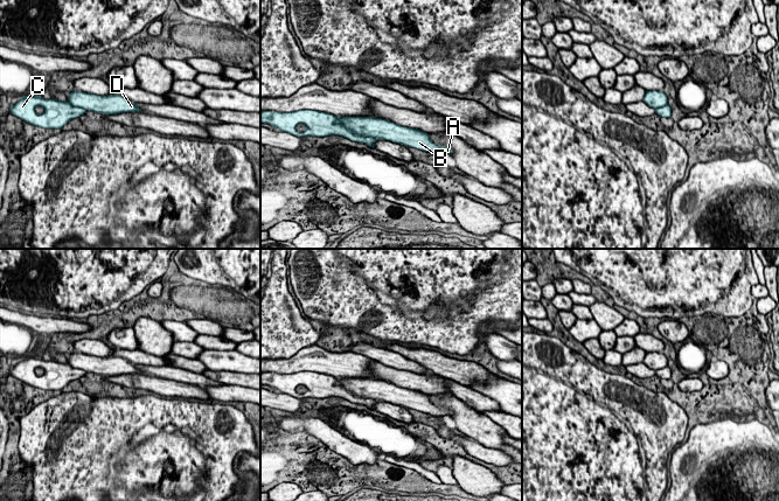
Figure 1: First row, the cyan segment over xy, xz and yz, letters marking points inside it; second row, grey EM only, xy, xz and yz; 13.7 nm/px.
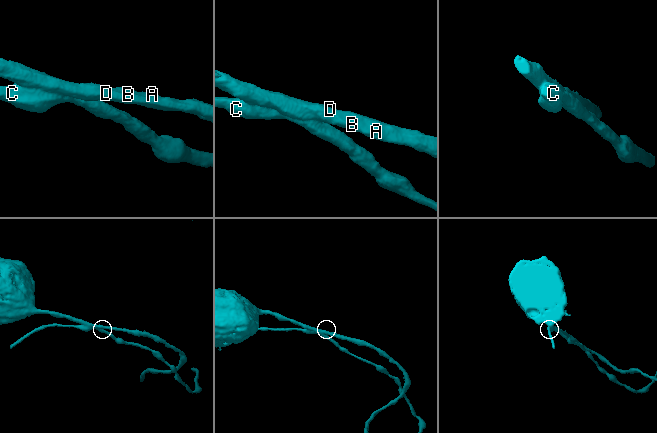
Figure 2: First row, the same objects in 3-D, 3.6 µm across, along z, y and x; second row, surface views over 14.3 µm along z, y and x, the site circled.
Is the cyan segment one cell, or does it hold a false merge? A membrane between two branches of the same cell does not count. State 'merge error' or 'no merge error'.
merge error

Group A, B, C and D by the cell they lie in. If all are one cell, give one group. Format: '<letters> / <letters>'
A B D / C

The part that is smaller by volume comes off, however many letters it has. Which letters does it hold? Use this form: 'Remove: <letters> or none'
Remove: C

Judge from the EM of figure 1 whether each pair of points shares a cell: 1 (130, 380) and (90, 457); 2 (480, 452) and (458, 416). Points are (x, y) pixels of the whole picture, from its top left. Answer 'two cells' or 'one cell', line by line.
1: two cells
2: two cells

